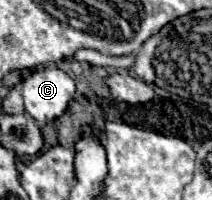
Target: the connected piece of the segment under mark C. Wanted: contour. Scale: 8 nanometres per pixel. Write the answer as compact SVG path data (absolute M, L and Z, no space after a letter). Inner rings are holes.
M38 66L22 82L26 112L40 124L52 122L66 110L68 102L74 96L74 90L74 80L58 66Z

